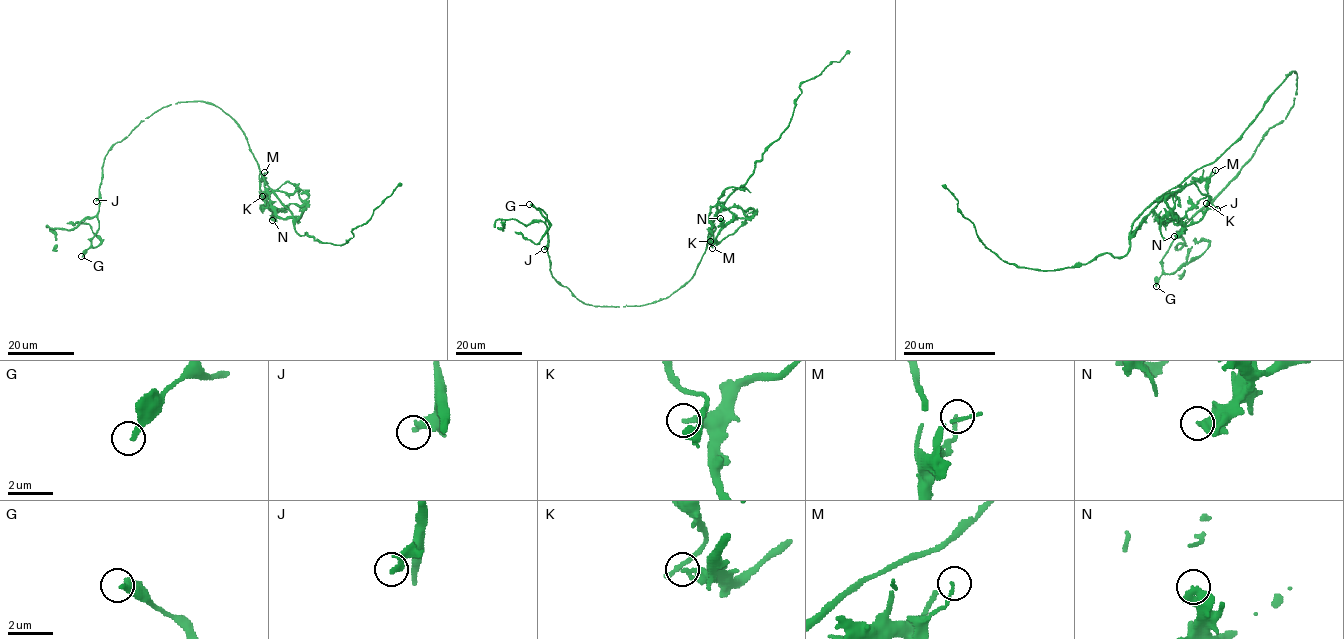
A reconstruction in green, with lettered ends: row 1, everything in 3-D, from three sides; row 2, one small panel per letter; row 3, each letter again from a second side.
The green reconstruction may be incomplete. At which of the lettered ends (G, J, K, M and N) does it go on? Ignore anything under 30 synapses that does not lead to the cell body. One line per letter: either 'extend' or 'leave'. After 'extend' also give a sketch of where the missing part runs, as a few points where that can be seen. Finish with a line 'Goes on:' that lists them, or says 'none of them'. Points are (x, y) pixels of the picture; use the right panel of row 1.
G: leave
J: leave
K: leave
M: leave
N: leave
Goes on: none of them

